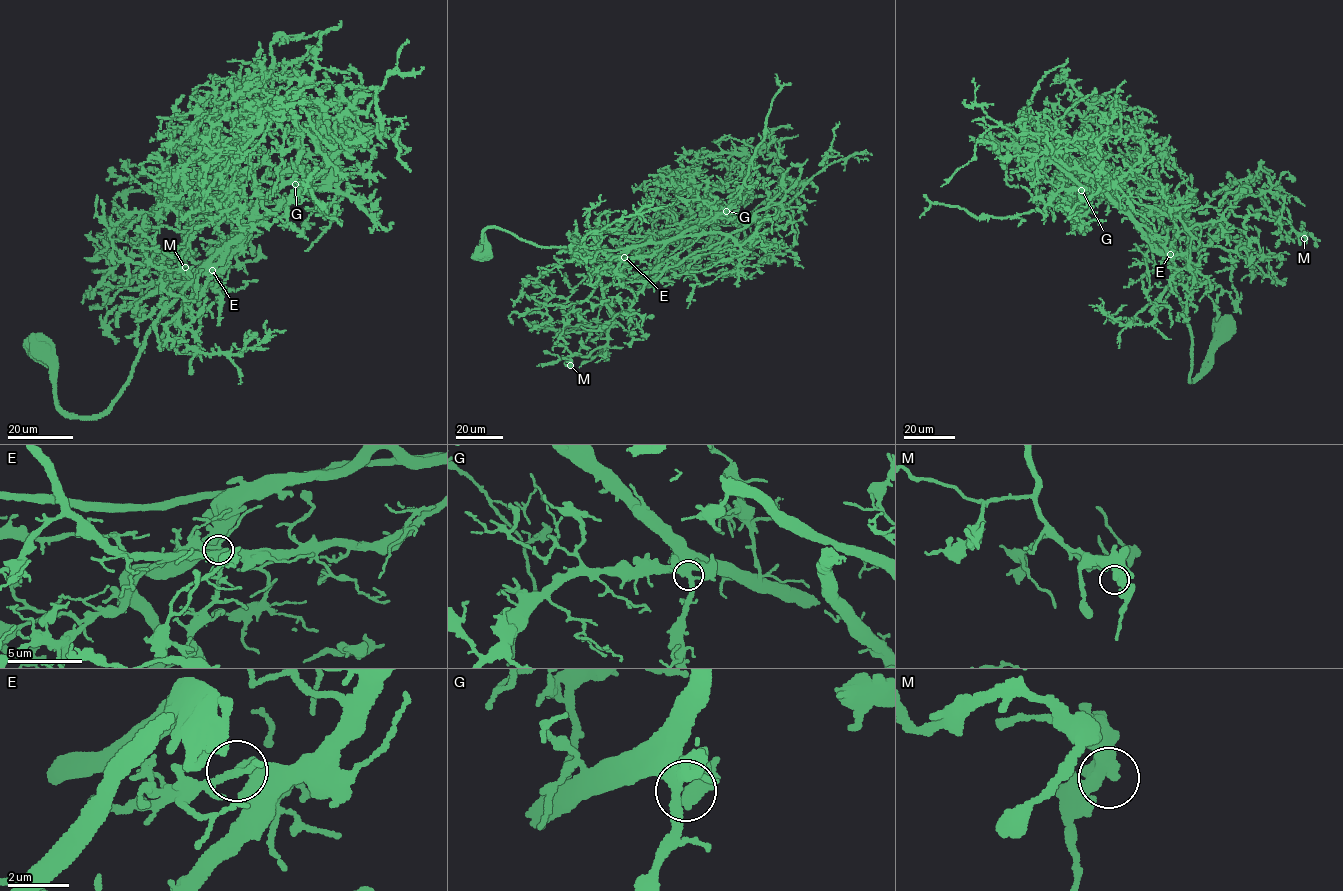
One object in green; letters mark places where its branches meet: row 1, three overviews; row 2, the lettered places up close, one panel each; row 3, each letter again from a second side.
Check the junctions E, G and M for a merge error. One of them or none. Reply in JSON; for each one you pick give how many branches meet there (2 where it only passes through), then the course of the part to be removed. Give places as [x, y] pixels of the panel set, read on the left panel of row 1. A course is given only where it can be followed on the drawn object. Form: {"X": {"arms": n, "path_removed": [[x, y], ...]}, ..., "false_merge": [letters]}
{"false_merge": []}

